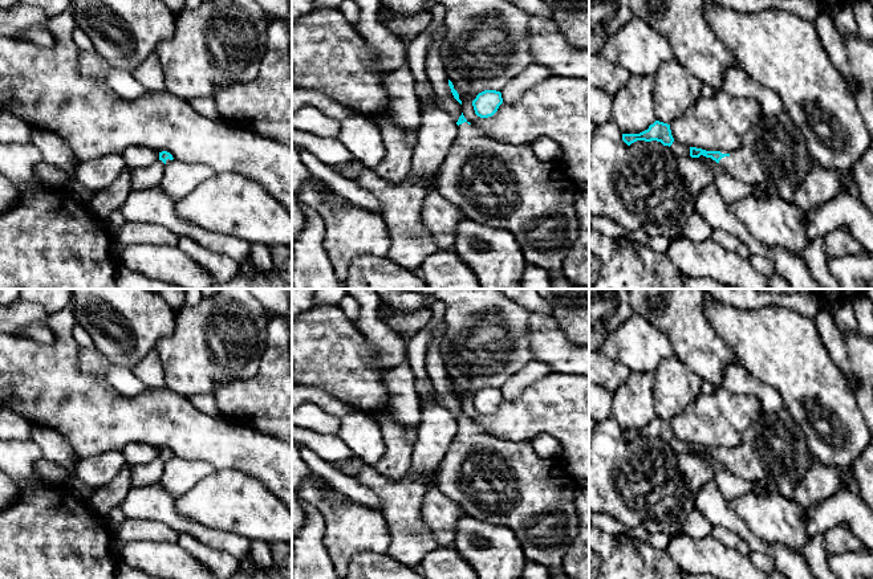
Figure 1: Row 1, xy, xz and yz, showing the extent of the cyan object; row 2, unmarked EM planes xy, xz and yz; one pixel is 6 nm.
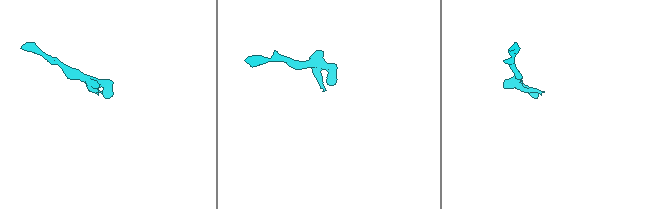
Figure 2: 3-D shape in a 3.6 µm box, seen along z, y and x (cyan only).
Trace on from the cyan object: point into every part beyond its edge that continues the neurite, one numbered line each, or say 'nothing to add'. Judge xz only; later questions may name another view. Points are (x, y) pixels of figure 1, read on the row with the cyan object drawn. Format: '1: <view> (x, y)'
1: xz (506, 186)

